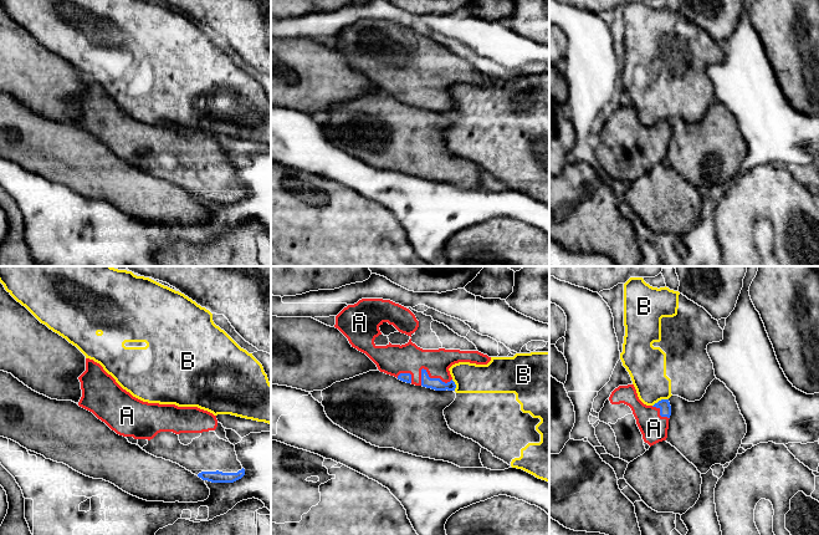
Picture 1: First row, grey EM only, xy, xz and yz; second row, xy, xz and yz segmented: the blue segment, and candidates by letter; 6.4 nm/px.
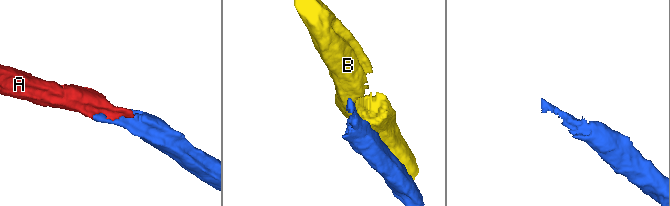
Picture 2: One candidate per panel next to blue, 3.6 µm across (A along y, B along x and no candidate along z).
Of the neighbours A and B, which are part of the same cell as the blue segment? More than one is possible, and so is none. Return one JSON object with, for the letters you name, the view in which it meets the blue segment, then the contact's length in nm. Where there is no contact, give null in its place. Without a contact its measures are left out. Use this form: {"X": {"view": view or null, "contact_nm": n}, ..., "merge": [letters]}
{"A": {"view": "xz", "contact_nm": 220}, "merge": ["A"]}

